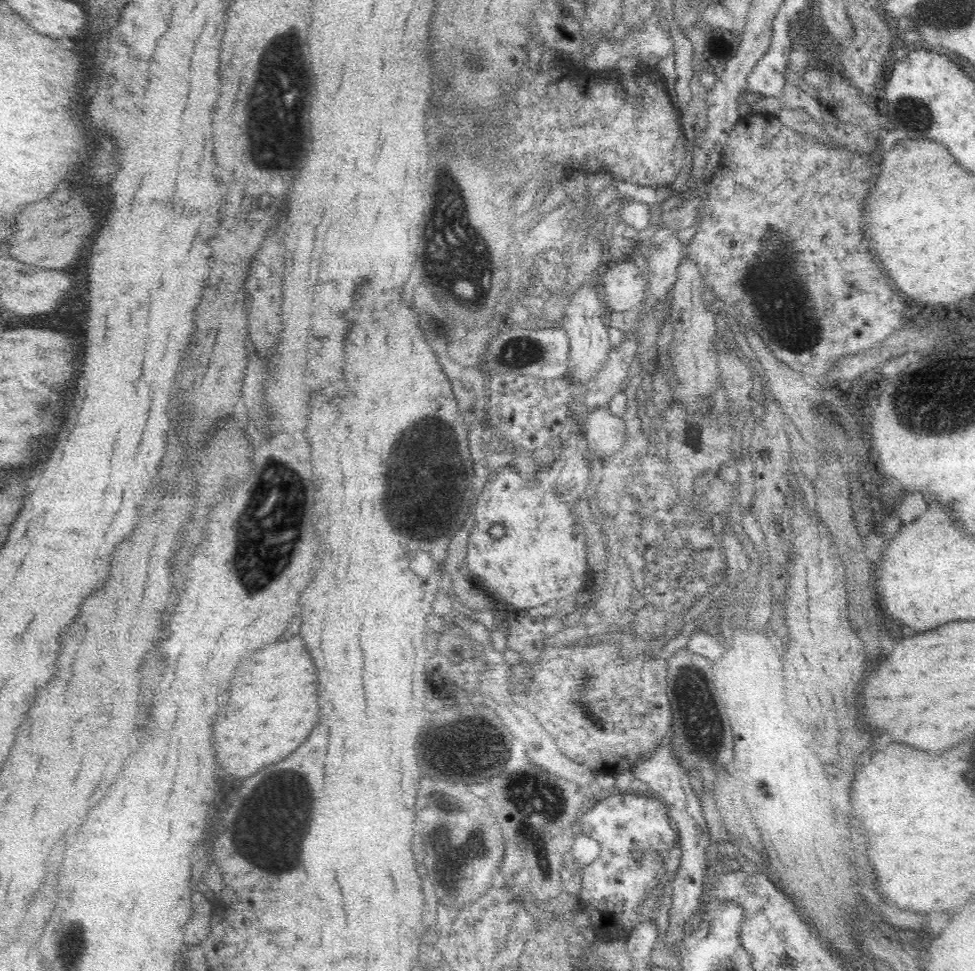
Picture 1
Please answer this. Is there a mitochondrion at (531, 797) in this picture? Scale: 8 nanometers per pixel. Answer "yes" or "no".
yes

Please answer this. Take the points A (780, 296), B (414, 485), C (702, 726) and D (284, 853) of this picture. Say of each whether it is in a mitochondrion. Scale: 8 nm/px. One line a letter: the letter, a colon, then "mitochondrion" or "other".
A: mitochondrion
B: mitochondrion
C: mitochondrion
D: mitochondrion

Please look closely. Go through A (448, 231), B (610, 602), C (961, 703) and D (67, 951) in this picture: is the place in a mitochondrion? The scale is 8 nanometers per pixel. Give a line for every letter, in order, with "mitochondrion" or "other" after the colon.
A: mitochondrion
B: other
C: other
D: mitochondrion

